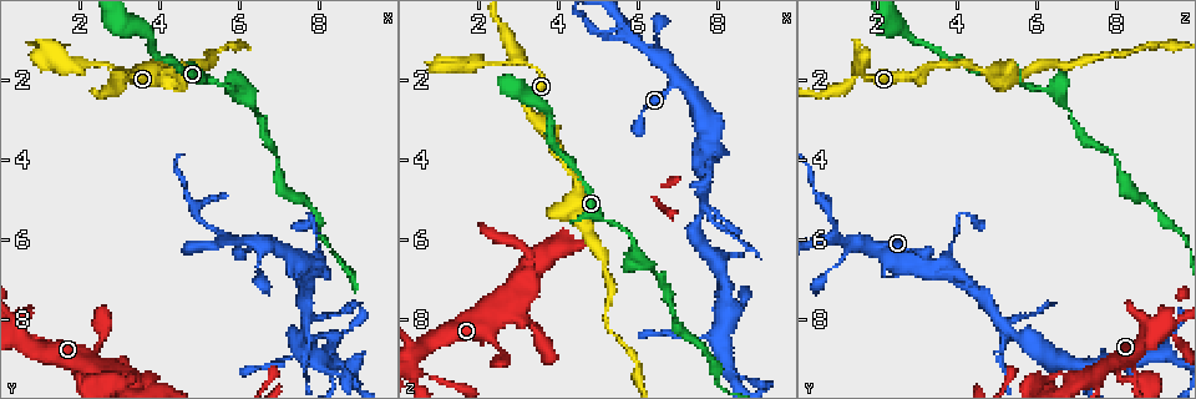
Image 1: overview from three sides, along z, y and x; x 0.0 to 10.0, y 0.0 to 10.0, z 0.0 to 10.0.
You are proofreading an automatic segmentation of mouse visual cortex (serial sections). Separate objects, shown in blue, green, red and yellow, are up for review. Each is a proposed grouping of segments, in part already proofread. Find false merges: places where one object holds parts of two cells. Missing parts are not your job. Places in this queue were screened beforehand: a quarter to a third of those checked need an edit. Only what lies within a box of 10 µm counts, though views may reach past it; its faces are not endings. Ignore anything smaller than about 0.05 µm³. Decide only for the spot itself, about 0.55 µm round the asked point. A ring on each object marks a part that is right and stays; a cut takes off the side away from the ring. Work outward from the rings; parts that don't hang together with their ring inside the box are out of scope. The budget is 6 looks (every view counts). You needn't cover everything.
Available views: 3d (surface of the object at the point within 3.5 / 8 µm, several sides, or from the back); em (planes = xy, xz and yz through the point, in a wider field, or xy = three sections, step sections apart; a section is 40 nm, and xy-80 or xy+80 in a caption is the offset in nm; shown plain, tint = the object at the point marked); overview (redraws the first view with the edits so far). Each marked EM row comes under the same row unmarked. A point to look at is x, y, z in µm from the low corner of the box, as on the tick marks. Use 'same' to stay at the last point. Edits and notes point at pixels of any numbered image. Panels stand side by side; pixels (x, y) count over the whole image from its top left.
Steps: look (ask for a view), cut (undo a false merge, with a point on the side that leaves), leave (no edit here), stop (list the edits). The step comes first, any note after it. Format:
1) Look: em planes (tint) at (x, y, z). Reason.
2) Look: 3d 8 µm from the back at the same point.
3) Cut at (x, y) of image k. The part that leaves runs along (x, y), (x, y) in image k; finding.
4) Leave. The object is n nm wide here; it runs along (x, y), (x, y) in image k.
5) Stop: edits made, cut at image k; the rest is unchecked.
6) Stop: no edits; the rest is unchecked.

Look: 3d 8 µm from the back at (4.45, 1.75, 5.10). Abrupt turn.

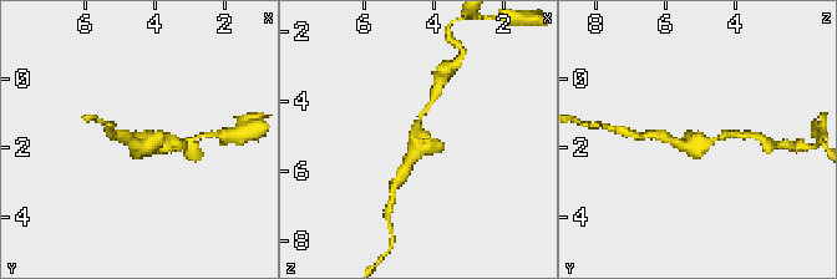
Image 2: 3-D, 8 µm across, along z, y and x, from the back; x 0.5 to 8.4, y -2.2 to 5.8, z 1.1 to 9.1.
Look: 3d 3.5 µm at the same point. Zoom in.

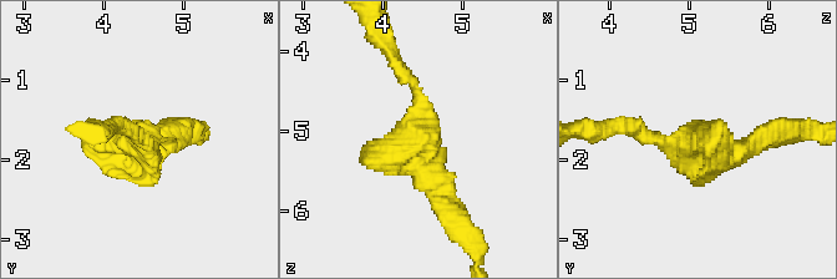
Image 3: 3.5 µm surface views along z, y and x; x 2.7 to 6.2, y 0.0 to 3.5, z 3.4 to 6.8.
Leave. It runs along (399, 69), (421, 101), (425, 171), (444, 203) in image 3; continuous, no second cell.

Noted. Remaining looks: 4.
Look: 3d 8 µm at (5.95, 2.20, 6.45). Calibre changes.

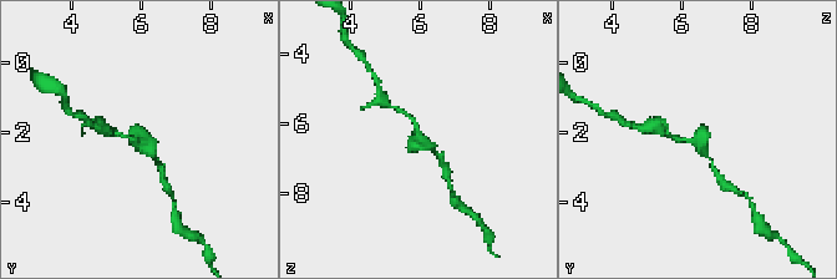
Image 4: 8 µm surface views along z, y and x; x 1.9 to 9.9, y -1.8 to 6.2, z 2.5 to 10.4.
Look: em xy step 1 (tint) at the same point.

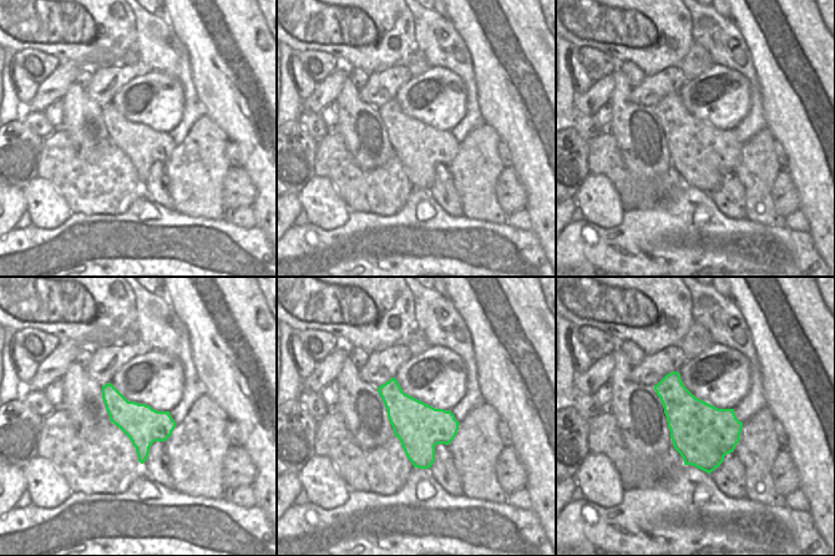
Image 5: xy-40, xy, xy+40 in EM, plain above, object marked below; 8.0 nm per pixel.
Leave. It runs along (402, 111), (441, 153) in image 4; one cell here.

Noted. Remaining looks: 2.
Stop: no edits; the rest is unchecked.

